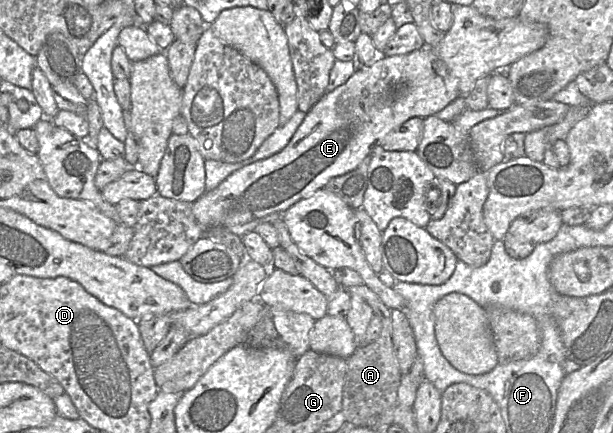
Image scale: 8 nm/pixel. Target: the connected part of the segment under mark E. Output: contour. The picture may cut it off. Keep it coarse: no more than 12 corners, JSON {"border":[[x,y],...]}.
{"border":[[434,48],[379,55],[284,149],[193,202],[202,228],[283,214],[460,95]]}

